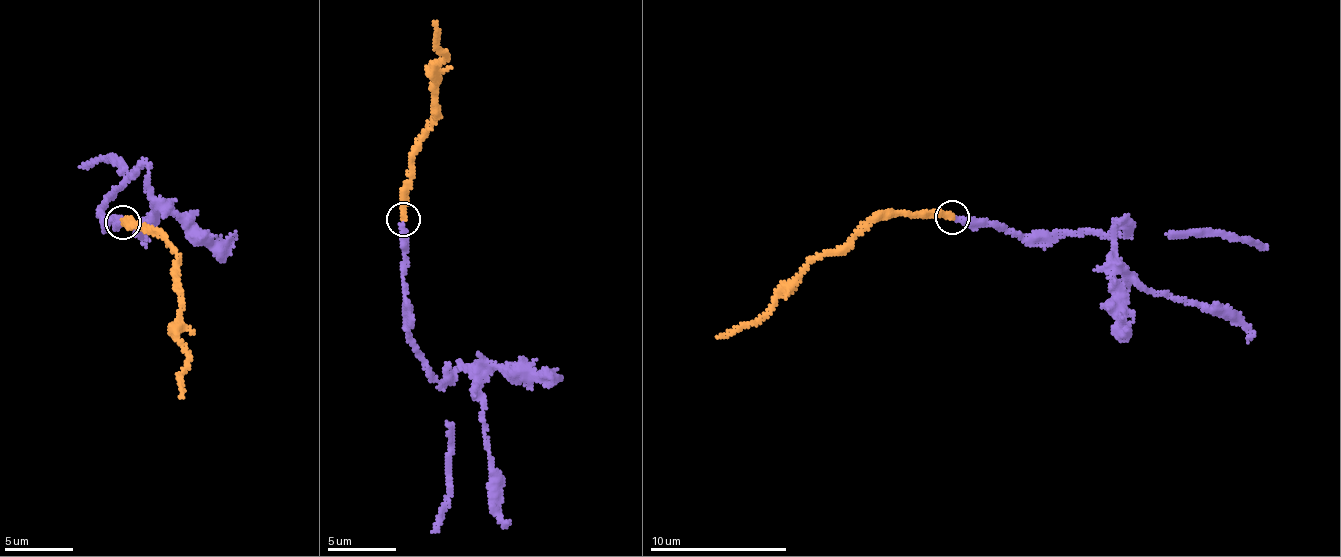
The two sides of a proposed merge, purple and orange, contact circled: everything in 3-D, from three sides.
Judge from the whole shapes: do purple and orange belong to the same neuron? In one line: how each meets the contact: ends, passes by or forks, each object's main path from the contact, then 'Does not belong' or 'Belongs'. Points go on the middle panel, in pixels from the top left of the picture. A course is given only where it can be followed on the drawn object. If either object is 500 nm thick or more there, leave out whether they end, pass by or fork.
At the ring purple ends. At the ring orange ends. Course of purple: (402, 220), (407, 341), (439, 381), (455, 372), (459, 363), (470, 373), (482, 411), (494, 512), (507, 523). Course of orange: (402, 217), (405, 190), (410, 177), (410, 155), (436, 117), (435, 66), (446, 52), (438, 46), (434, 22). Belongs

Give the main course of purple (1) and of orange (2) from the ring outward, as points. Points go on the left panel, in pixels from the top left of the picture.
1: (122, 223), (113, 215), (104, 223), (98, 208), (143, 165), (152, 223), (141, 220), (137, 233), (146, 247)
2: (122, 224), (131, 229), (140, 225), (176, 253), (180, 285), (178, 336), (189, 361), (180, 375), (180, 398)

